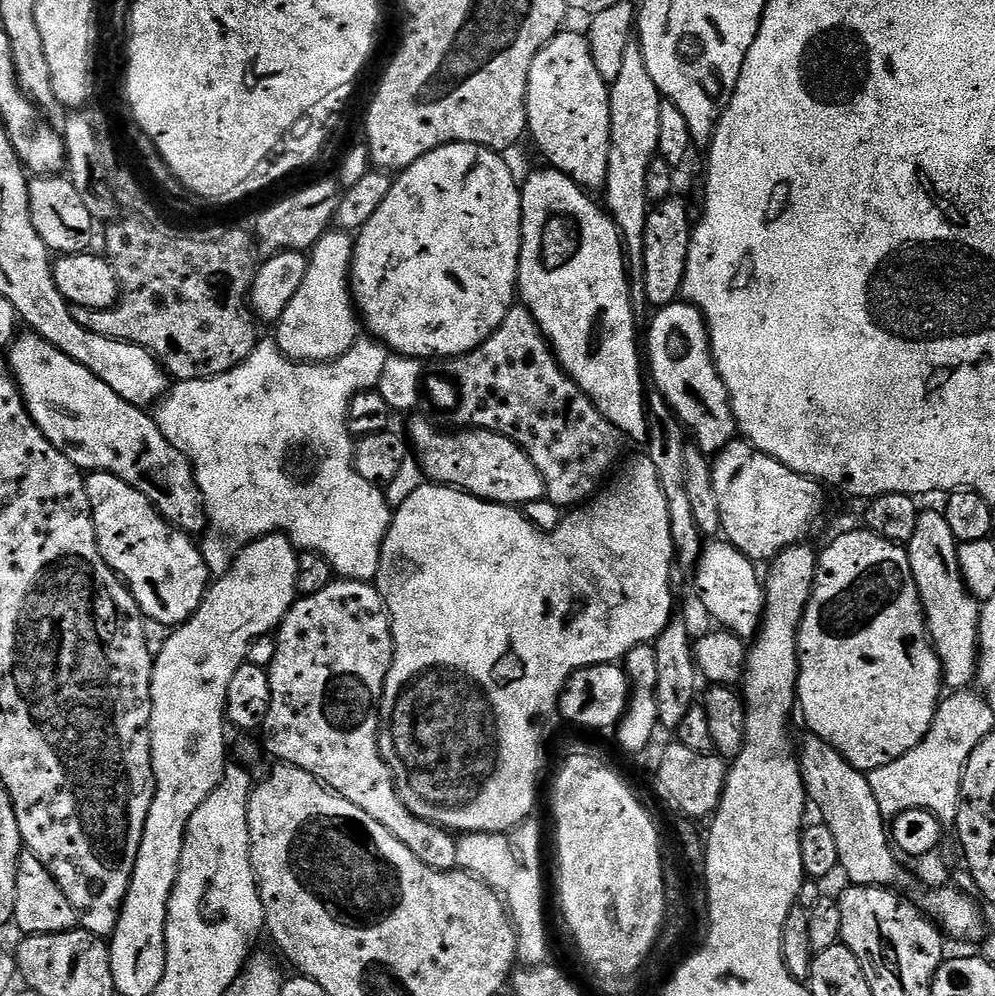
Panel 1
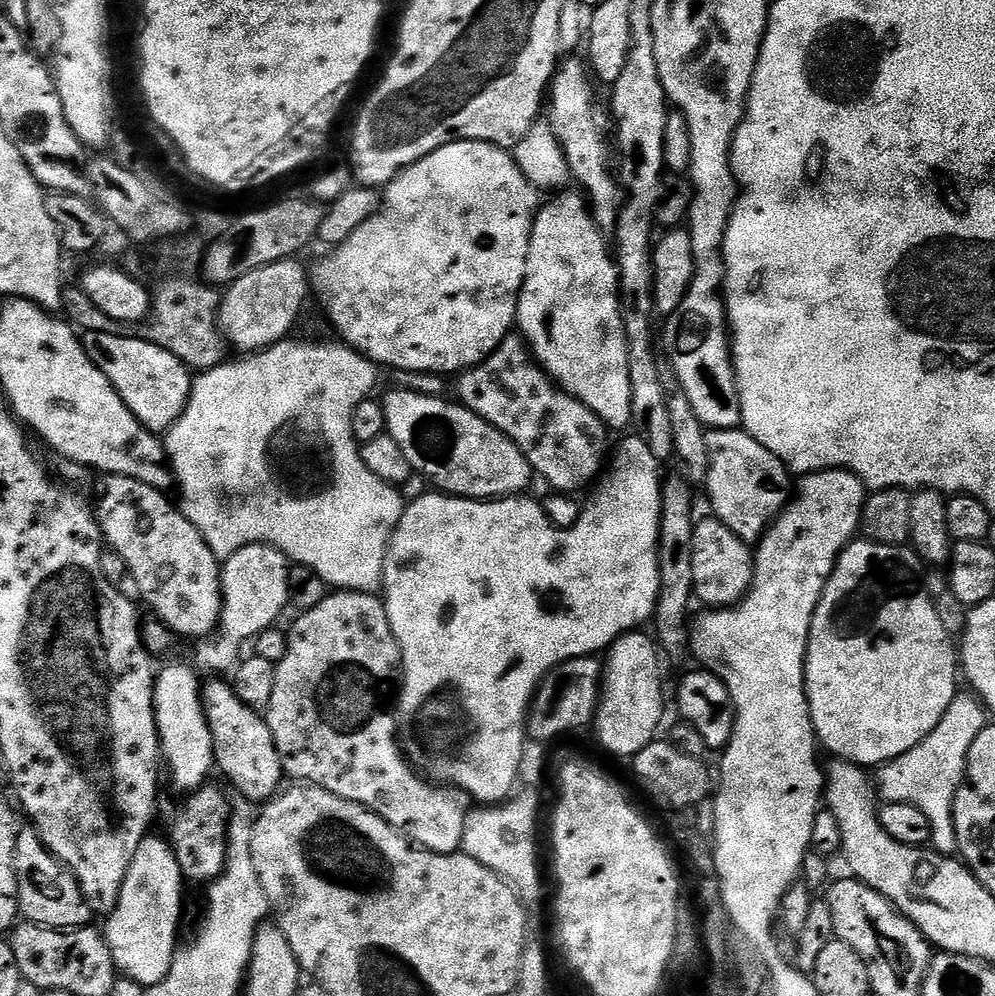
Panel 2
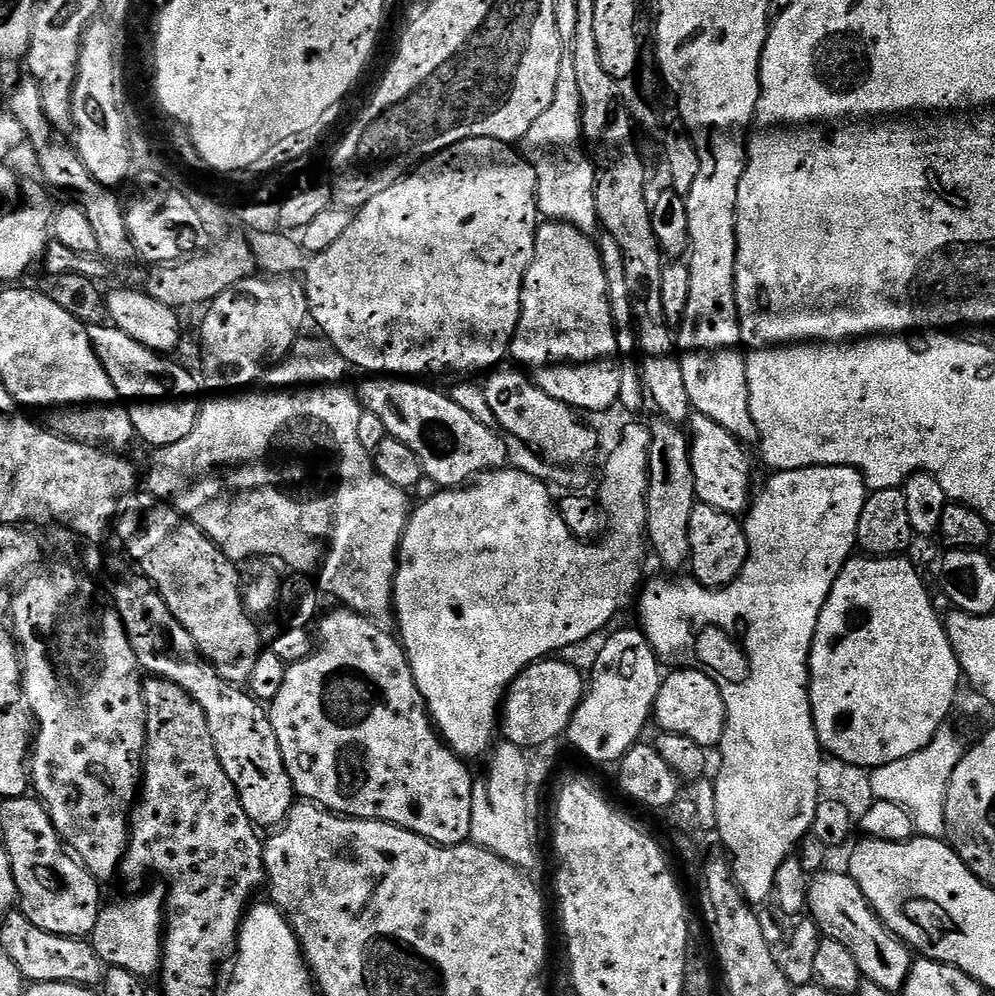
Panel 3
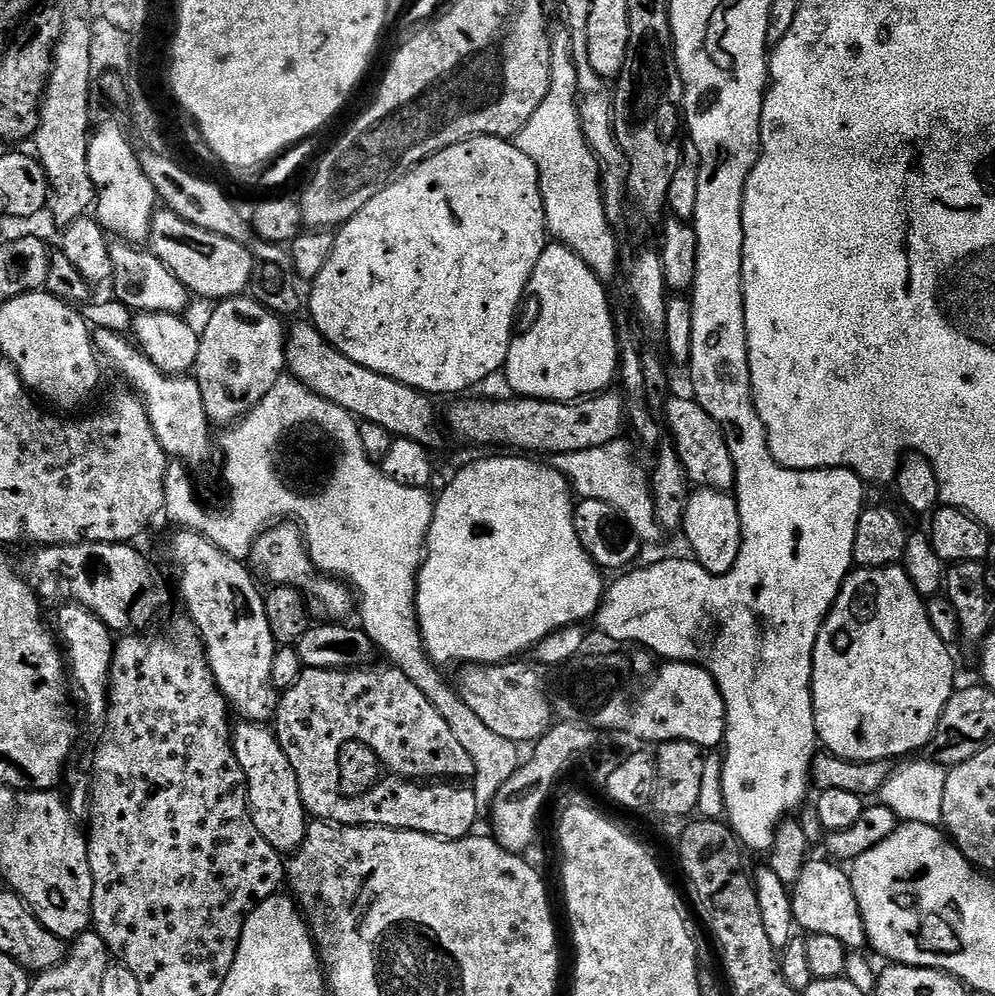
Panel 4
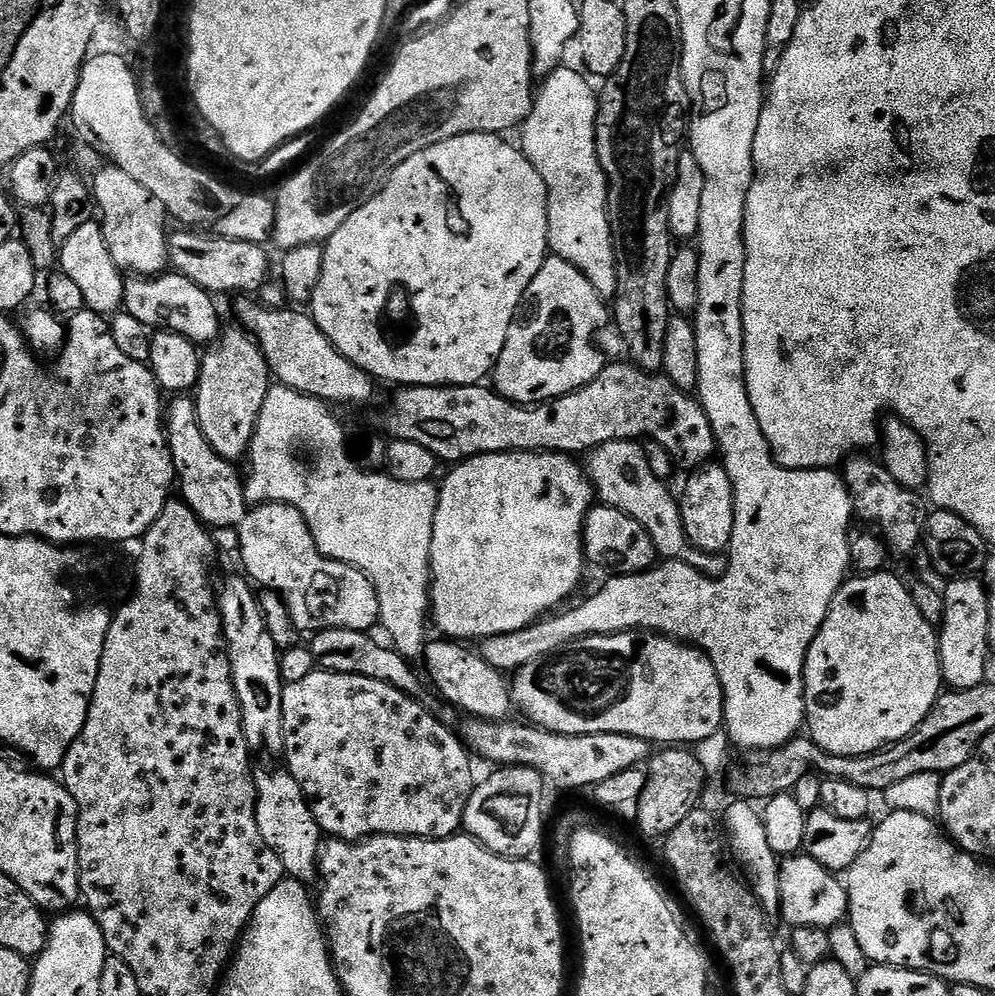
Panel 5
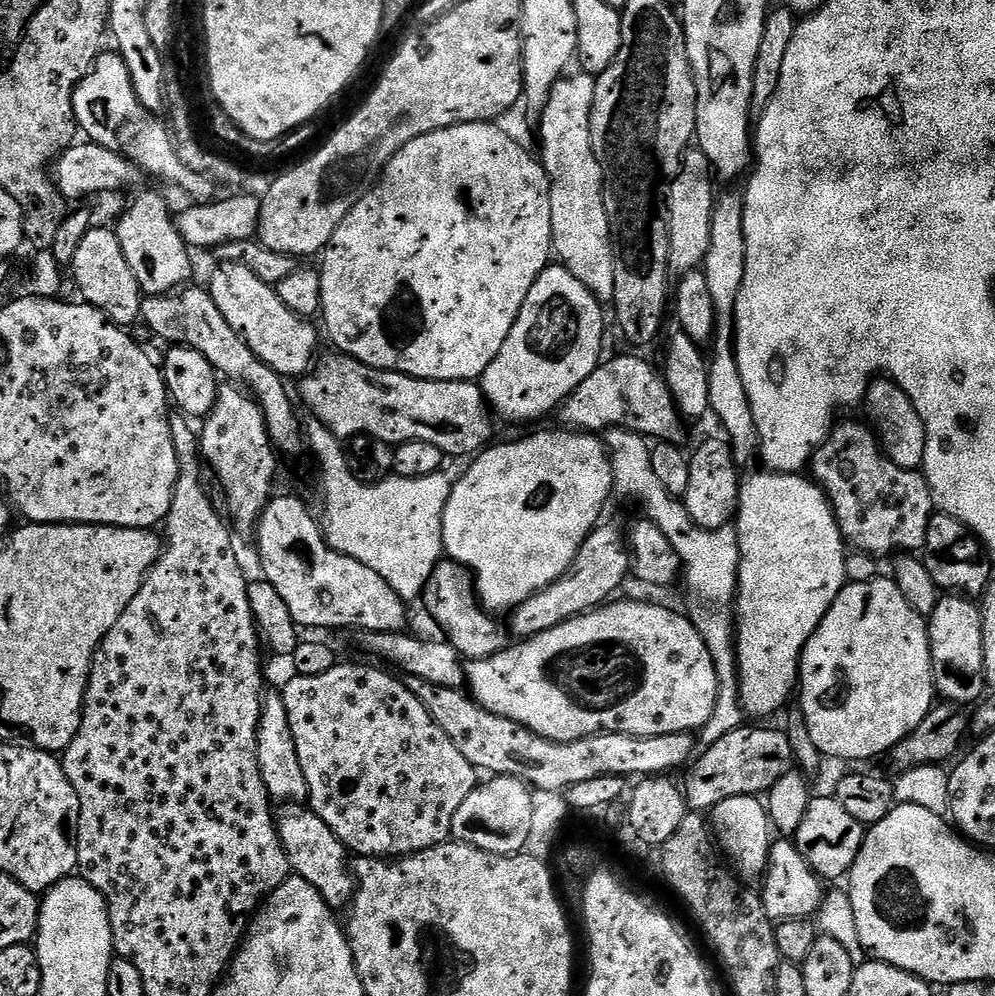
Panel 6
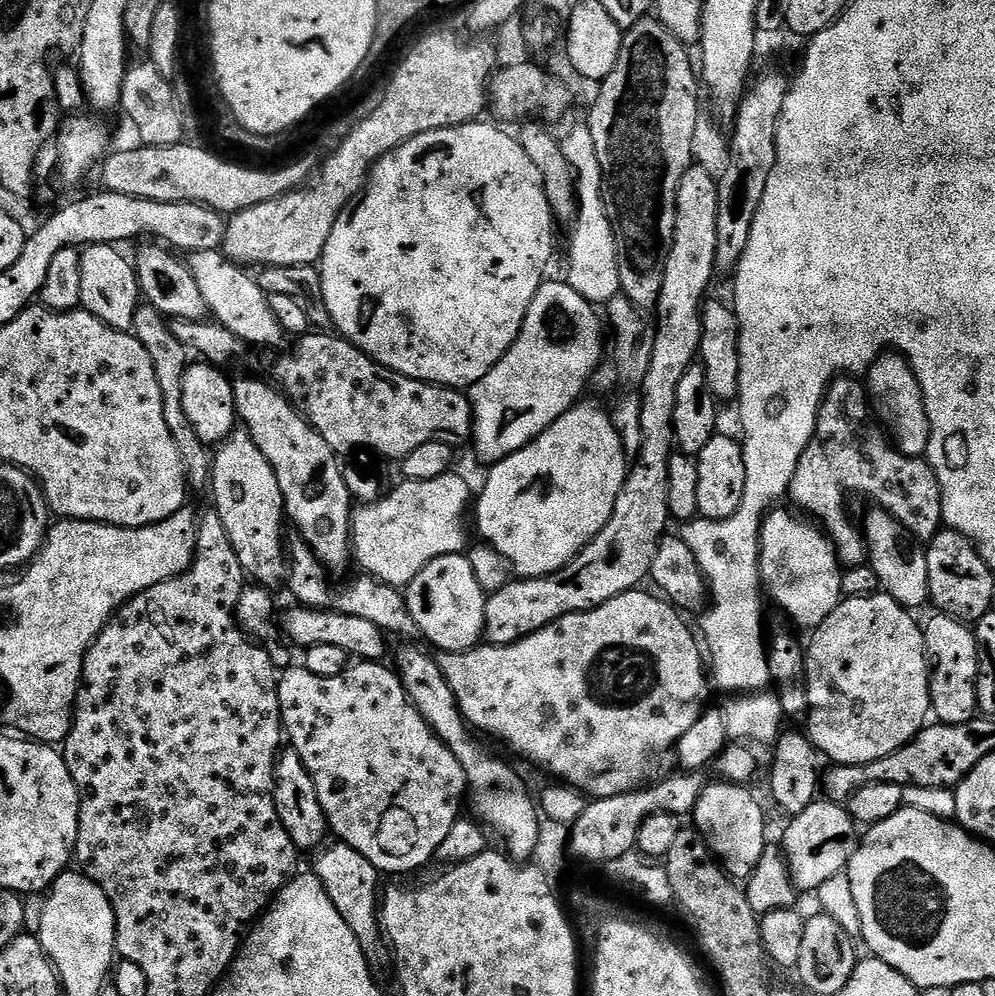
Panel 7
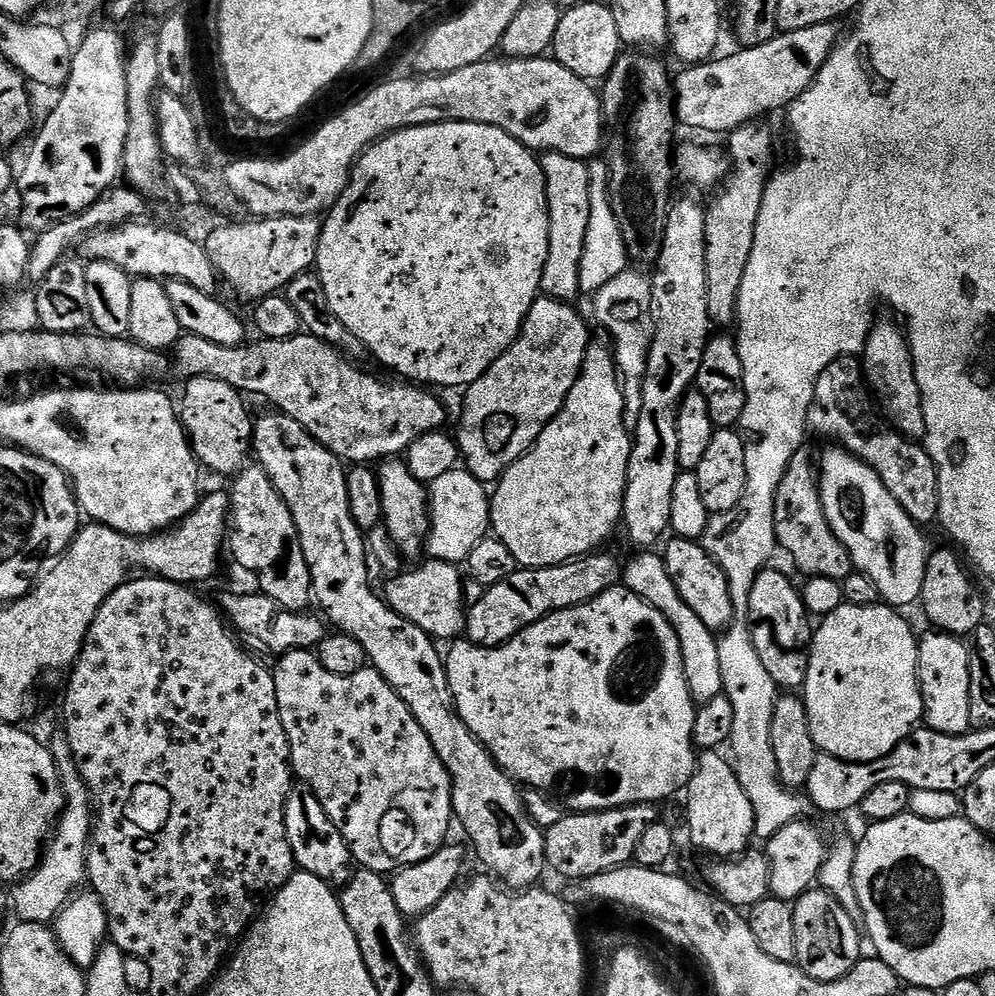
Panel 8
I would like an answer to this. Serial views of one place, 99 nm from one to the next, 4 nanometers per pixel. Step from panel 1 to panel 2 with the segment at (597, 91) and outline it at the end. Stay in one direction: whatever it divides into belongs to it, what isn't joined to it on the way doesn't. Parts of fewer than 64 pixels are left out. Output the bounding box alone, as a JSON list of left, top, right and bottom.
[546,59,618,242]

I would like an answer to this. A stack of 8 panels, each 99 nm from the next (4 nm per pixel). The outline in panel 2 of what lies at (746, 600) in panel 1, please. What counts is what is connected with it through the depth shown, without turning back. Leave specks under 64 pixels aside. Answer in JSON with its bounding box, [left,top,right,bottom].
[693,519,753,610]

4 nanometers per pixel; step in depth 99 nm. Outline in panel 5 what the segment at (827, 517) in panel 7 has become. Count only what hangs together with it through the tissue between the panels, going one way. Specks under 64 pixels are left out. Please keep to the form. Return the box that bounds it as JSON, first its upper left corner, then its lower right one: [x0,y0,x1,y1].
[843,454,930,557]

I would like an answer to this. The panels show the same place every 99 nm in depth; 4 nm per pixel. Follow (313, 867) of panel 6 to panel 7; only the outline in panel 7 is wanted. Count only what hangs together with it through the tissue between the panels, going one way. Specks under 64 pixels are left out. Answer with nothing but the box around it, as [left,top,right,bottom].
[314,842,382,962]

